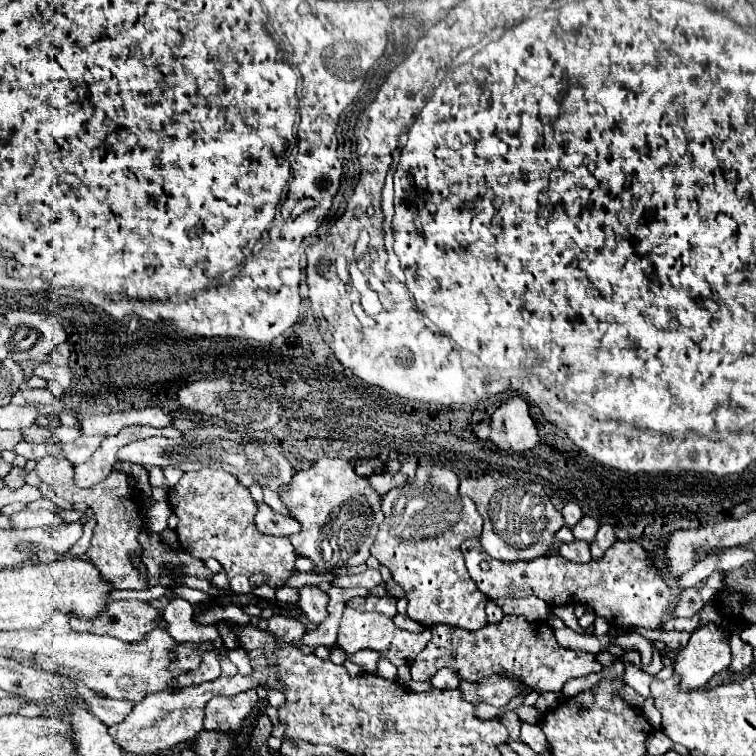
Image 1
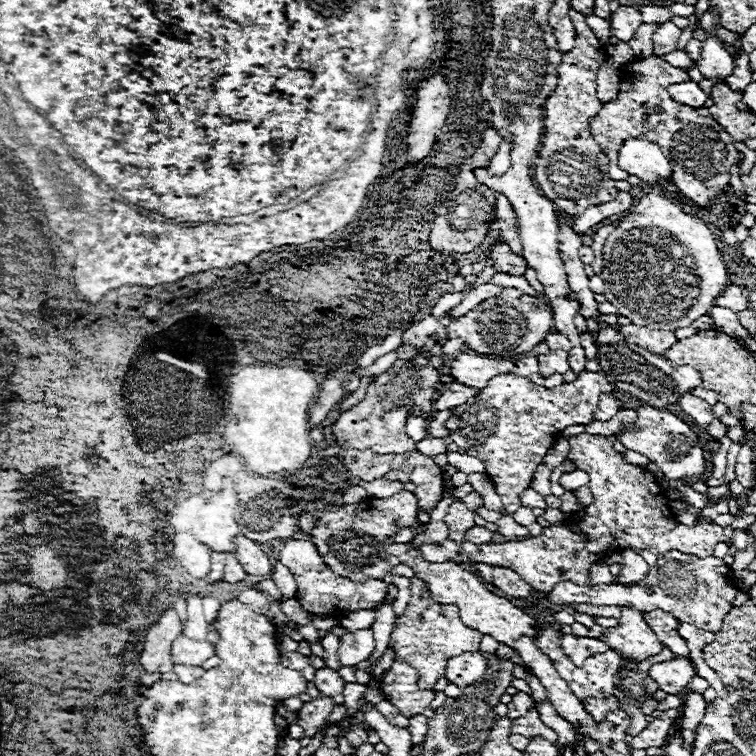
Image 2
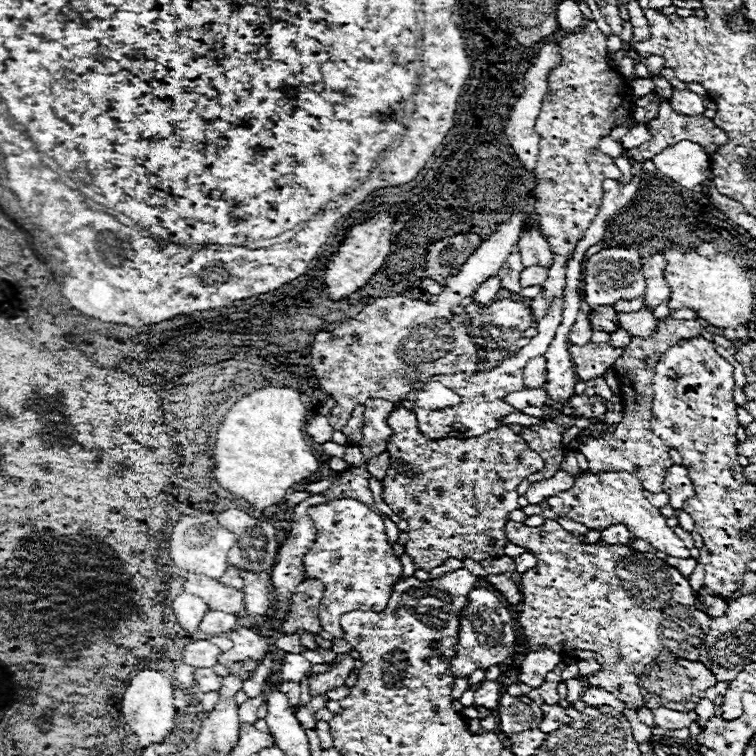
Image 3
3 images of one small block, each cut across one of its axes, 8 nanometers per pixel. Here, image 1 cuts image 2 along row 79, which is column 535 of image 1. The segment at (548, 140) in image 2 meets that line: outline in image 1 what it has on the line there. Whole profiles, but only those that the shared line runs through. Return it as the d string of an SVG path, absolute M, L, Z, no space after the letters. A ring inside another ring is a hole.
M468 538L460 546L464 554L466 568L470 576L476 580L476 586L492 600L496 598L522 598L522 596L538 596L550 606L564 606L564 604L586 604L596 610L596 616L606 618L614 626L642 626L642 628L660 628L662 622L668 618L670 610L674 608L674 594L670 586L662 580L658 570L652 566L652 560L648 558L646 550L634 542L634 540L618 540L612 548L606 550L606 554L600 560L592 560L588 564L574 564L564 560L558 554L546 554L534 560L518 560L518 562L502 562L496 558L490 558L478 544L478 538ZM480 562L488 562L490 570L480 570Z

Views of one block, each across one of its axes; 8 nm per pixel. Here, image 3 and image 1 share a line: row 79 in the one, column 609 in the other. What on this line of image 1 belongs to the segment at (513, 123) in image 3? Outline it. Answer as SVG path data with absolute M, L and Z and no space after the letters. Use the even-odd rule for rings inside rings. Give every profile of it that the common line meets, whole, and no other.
M602 524L594 542L590 544L590 552L592 552L592 558L598 560L612 544L616 542L616 536L614 536L614 528L610 524Z

